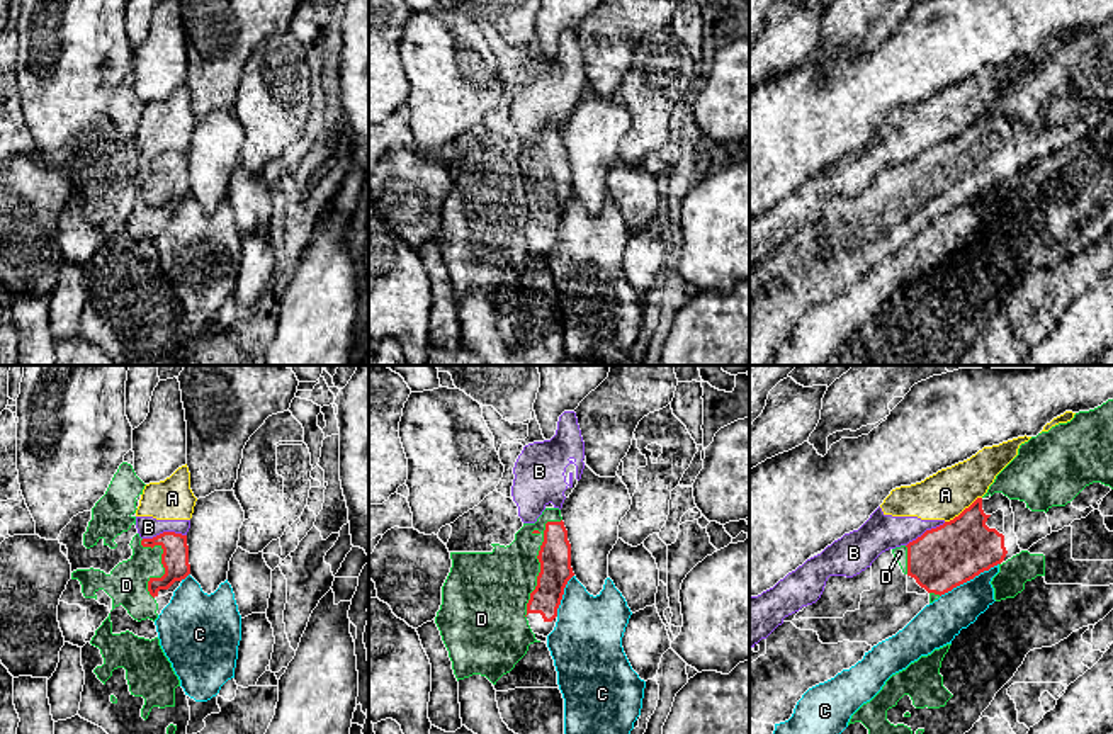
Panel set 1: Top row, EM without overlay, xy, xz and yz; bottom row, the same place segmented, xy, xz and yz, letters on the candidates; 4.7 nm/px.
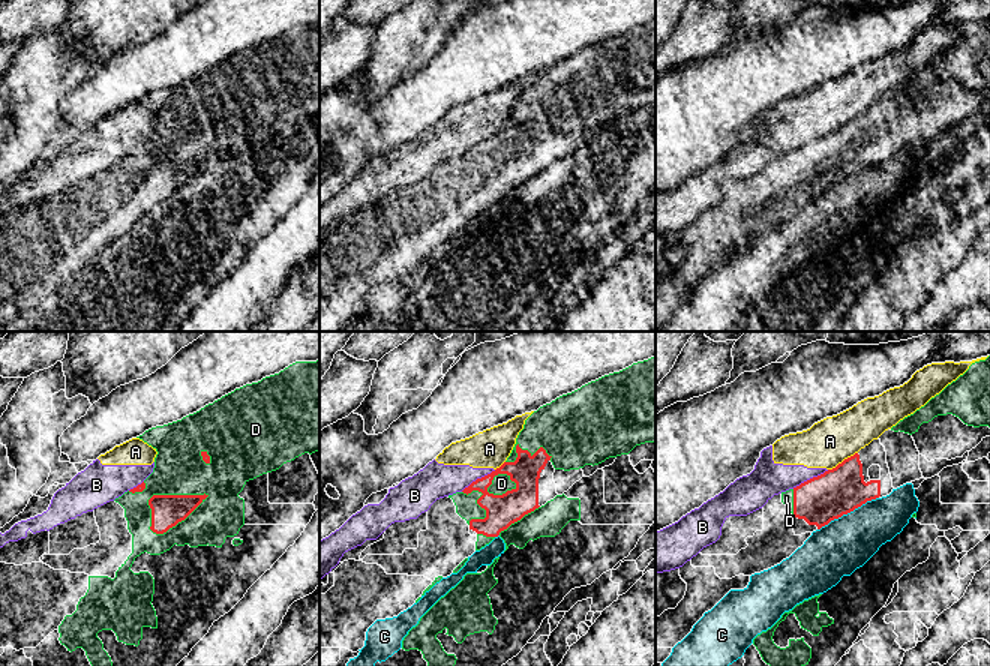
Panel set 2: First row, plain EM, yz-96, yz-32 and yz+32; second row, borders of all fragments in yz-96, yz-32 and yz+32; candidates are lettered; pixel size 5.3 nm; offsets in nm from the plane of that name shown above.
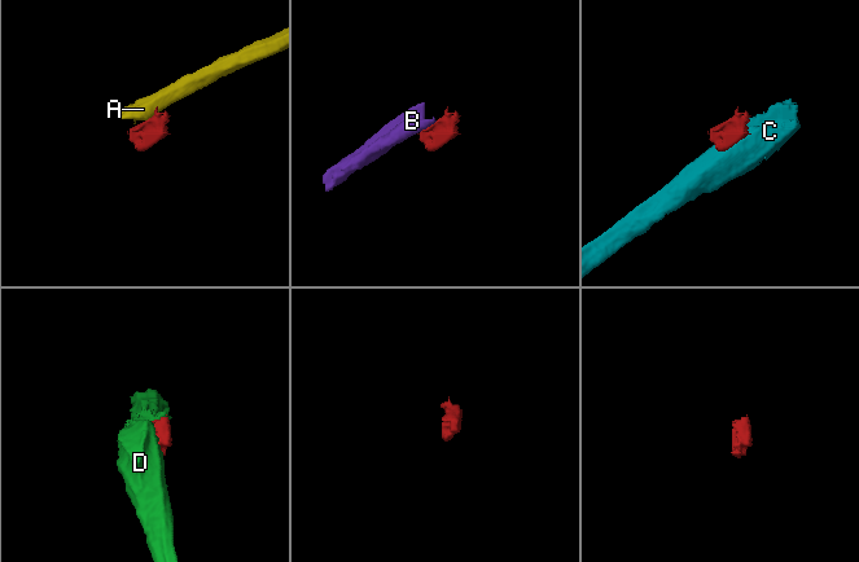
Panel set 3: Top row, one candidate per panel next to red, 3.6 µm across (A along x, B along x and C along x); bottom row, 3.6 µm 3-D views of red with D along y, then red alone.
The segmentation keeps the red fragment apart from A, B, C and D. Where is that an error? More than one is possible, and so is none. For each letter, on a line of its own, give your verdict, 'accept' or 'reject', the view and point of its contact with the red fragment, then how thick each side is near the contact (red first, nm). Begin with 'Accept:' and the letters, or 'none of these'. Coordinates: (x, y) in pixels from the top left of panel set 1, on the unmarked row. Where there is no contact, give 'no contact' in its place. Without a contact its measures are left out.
Accept: none of these
A: reject; meets red in yz at (964, 129); 300 nm thick on the red side, 220 nm on the other
B: reject; meets red in xy at (163, 152); 130 nm thick on the red side, 110 nm on the other
C: reject; meets red in yz at (969, 199); 300 nm thick on the red side, 200 nm on the other
D: reject; meets red in xz at (539, 180); 160 nm thick on the red side, 340 nm on the other

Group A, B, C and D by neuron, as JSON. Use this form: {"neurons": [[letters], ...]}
{"neurons": [["A", "B"], ["C"], ["D"]]}

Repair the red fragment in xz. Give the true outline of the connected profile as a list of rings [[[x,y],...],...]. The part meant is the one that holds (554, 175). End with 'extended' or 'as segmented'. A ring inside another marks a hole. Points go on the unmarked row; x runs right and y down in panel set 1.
[[[562,139],[545,143],[544,161],[537,178],[540,192],[527,223],[527,234],[540,233],[544,241],[552,241],[557,236],[564,207],[574,195],[571,187],[571,163]]]; as segmented

